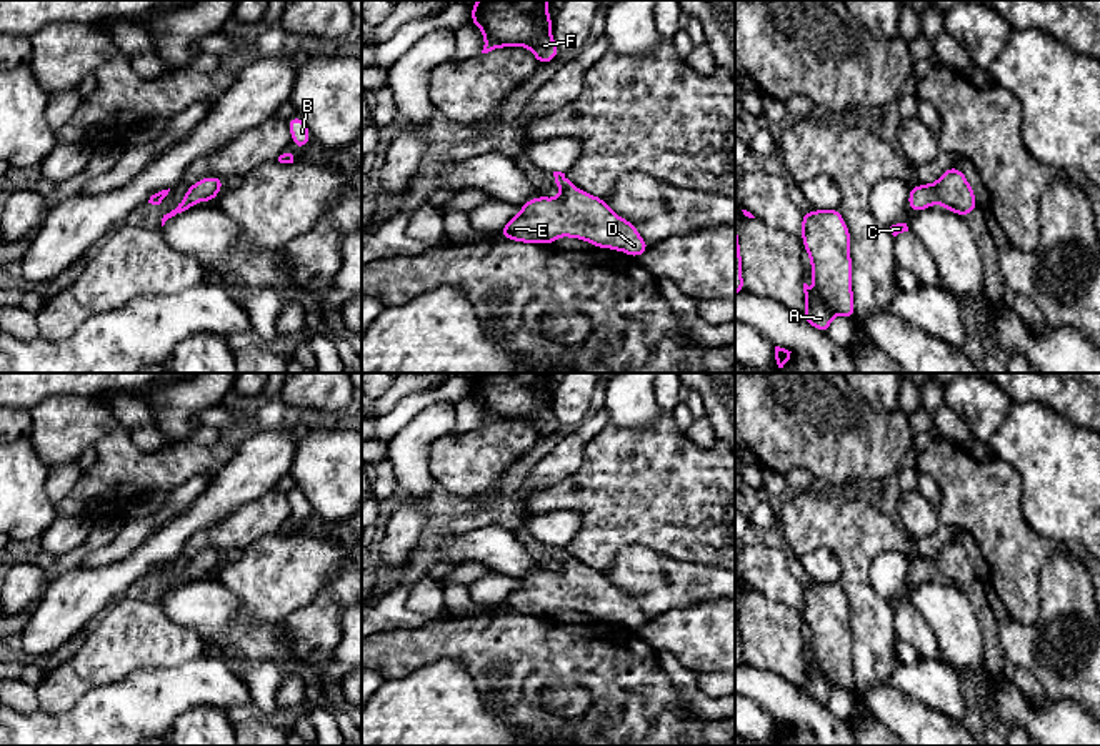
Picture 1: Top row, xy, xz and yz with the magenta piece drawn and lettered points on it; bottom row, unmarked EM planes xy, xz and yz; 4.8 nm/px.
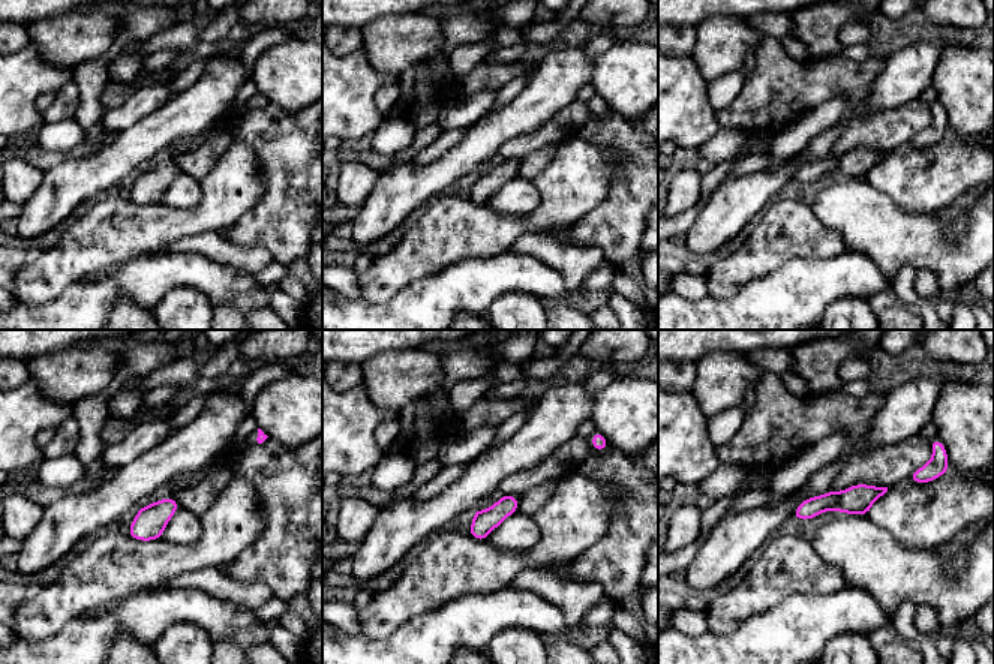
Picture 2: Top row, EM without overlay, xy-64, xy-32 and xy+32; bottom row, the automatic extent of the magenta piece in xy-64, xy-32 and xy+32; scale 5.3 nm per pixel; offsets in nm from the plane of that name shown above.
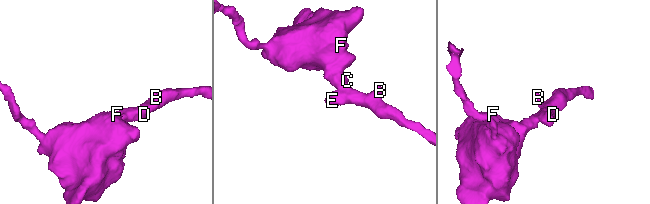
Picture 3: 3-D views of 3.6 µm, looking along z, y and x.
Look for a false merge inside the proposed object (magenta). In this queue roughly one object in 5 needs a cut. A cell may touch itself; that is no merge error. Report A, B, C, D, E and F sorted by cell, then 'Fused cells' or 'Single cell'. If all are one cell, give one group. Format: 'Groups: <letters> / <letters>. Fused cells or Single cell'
Groups: A B C D E F. Single cell

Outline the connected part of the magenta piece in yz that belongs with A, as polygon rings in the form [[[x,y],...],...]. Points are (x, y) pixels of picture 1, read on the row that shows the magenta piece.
[[[837,208],[802,213],[802,241],[810,256],[812,291],[803,283],[803,321],[825,333],[837,315],[853,320],[850,231]]]

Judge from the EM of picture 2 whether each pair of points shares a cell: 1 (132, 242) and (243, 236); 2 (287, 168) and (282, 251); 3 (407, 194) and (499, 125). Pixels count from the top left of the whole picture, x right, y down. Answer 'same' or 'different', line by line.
1: different
2: same
3: same

